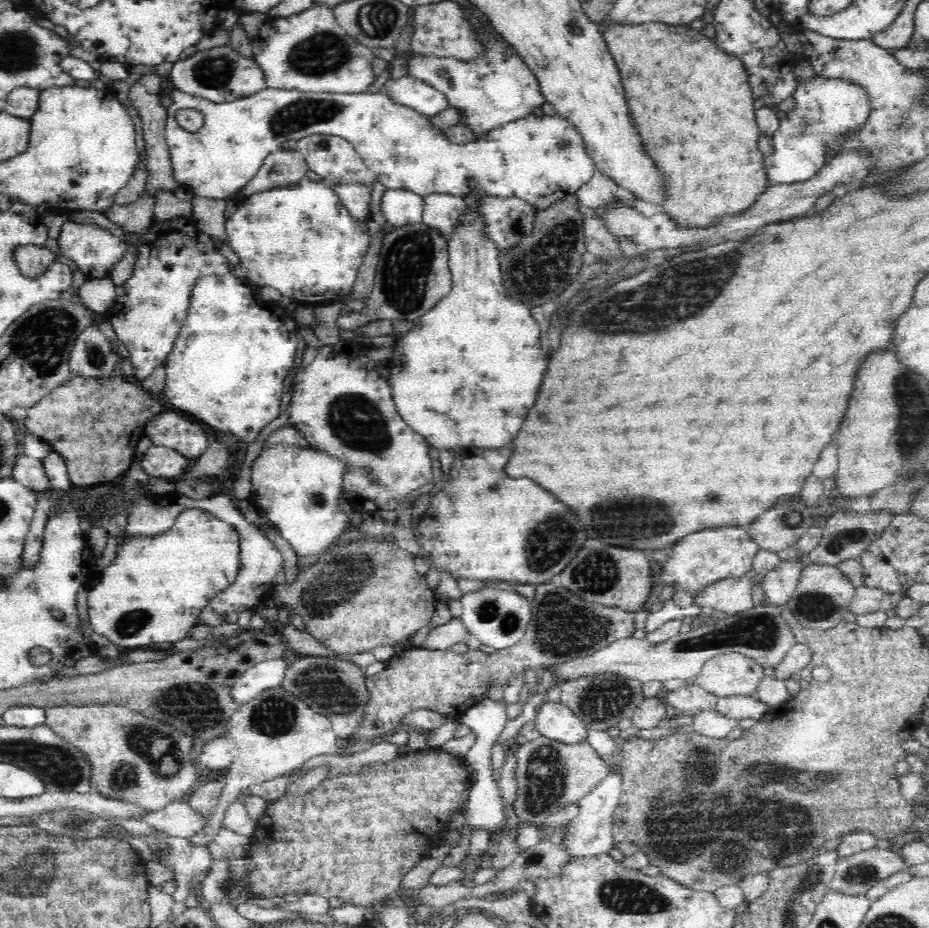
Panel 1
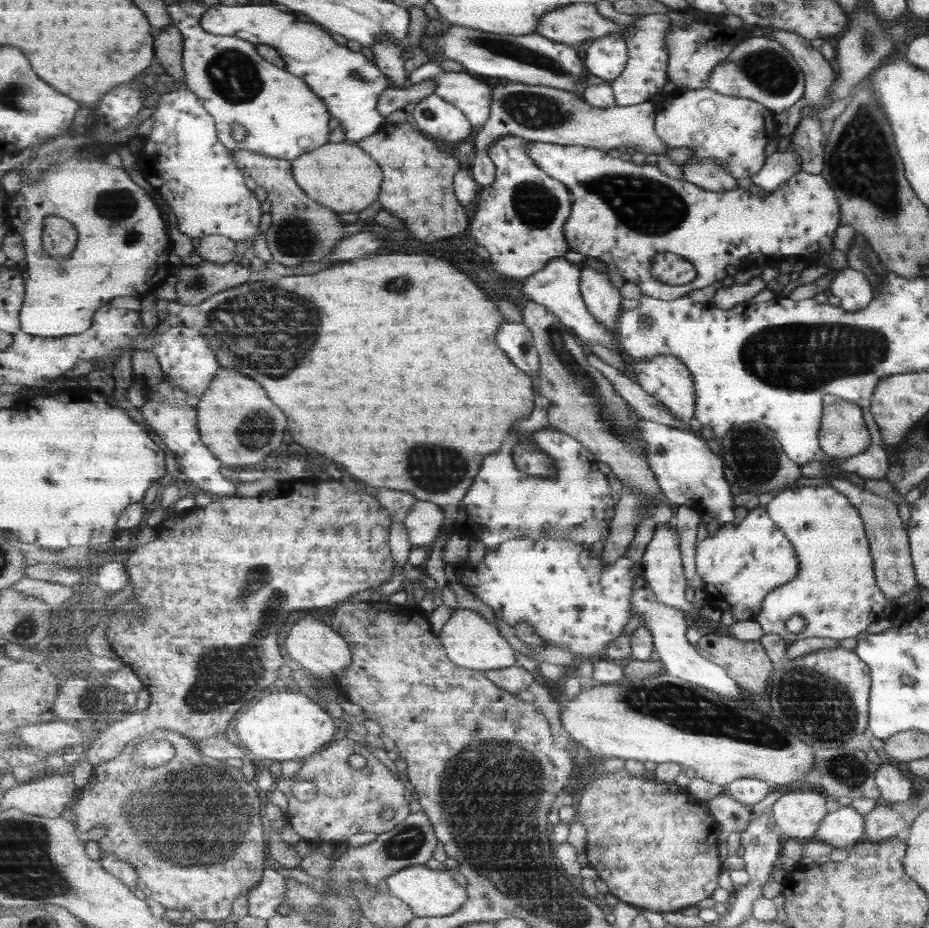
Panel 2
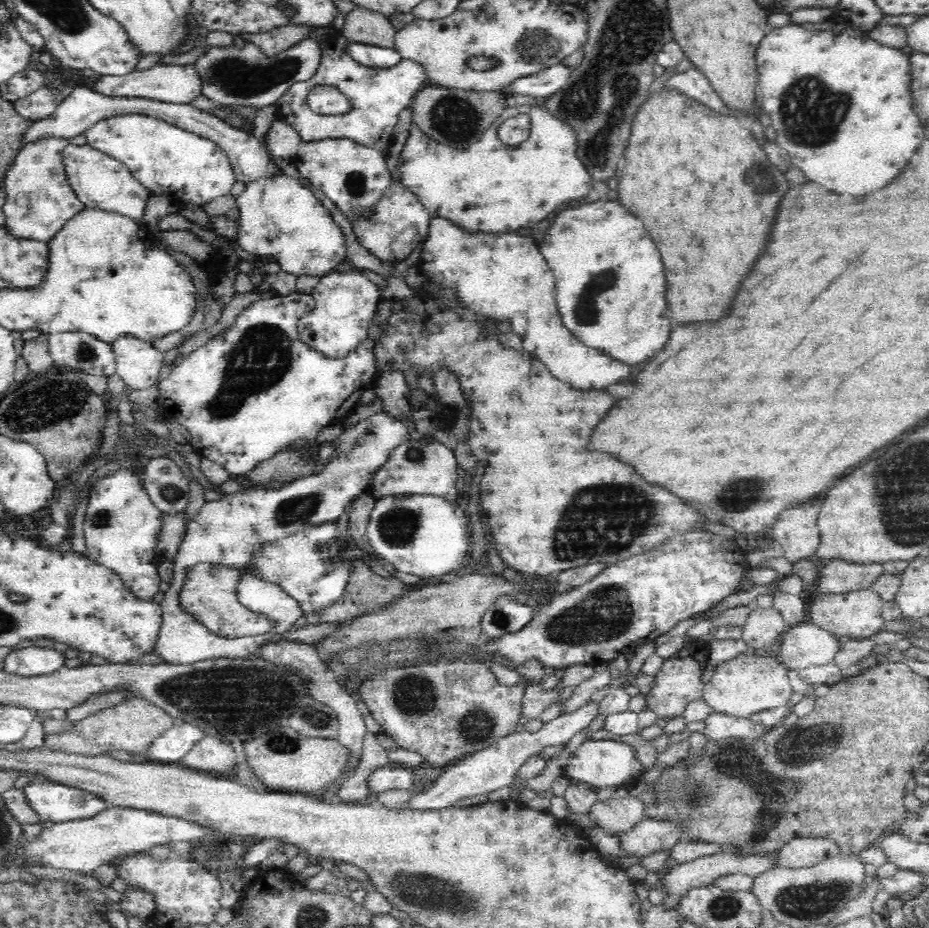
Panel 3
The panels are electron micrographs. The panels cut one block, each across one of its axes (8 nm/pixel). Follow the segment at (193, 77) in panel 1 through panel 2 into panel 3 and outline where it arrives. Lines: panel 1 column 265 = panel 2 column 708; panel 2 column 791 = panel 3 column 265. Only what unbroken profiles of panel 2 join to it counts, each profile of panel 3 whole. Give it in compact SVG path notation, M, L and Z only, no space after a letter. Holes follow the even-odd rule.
M308 36L276 54L276 57L268 60L266 64L259 60L256 46L251 42L241 49L234 45L214 46L205 57L195 63L204 79L202 99L208 96L217 103L257 106L260 109L271 102L276 104L278 98L291 84L310 80L318 72L320 62L322 62L322 43L320 39Z

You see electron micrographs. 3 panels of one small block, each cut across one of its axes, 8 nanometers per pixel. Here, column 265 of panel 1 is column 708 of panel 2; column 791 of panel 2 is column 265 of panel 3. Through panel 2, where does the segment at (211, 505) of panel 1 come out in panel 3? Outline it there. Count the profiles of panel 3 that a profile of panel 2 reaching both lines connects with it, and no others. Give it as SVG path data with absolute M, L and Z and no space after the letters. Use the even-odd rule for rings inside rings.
M338 520L326 521L317 525L308 525L304 530L274 542L266 544L254 558L258 573L267 581L280 585L286 593L298 600L298 604L306 612L319 613L332 606L342 598L350 580L348 562L335 562L330 557L329 548L339 536Z

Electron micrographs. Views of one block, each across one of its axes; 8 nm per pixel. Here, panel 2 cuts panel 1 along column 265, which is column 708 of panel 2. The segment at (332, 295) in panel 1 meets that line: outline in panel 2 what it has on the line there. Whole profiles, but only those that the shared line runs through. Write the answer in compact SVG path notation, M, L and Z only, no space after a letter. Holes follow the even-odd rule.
M529 141L529 147L527 147L529 156L547 172L552 175L554 179L564 182L569 190L572 192L572 216L569 218L568 224L566 225L566 236L568 236L569 250L579 252L583 256L598 258L603 265L605 264L609 272L617 273L620 275L625 282L634 283L639 287L641 292L645 295L652 296L653 298L665 299L666 301L675 300L687 295L691 290L702 289L712 285L716 281L721 281L725 274L725 265L734 265L739 268L739 262L746 262L748 267L759 266L761 262L773 263L779 261L780 257L785 256L797 256L805 255L810 260L814 260L816 256L822 253L829 253L832 248L832 235L835 228L838 228L838 207L833 196L833 190L827 186L827 182L821 178L821 175L809 174L803 171L799 171L797 174L789 177L785 182L782 182L775 190L769 192L767 196L757 196L749 193L739 186L735 190L725 190L724 192L713 192L703 190L696 184L677 178L671 178L659 170L659 166L653 164L635 164L632 161L621 160L621 158L611 158L607 154L607 150L602 151L599 149L586 147L586 146L563 146L561 144L553 144L550 142L537 142ZM663 252L673 252L679 254L679 256L685 257L691 261L696 267L697 278L690 284L681 286L673 286L666 284L665 282L659 281L651 275L650 267L655 259L655 255Z

